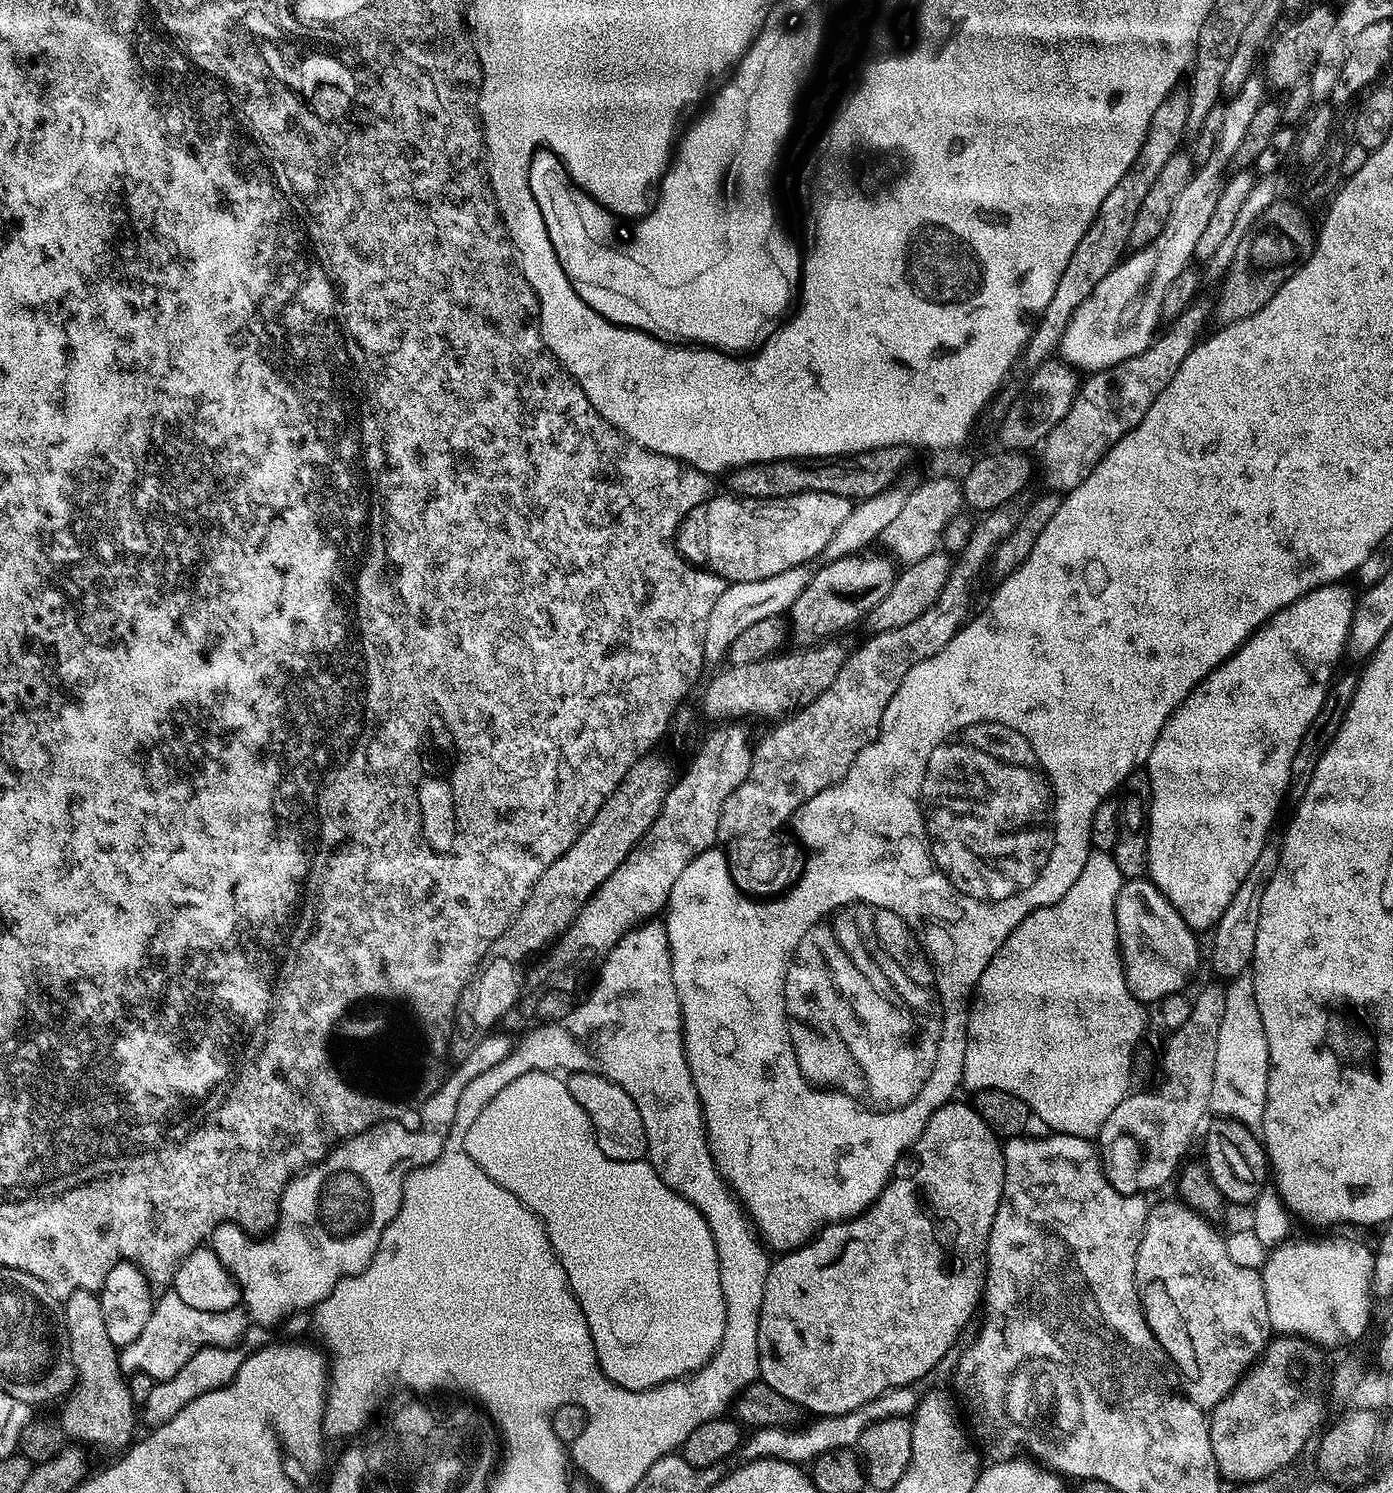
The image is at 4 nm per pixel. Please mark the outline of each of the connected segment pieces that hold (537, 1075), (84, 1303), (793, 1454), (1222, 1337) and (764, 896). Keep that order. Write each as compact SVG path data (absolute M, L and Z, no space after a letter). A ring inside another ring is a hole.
M540 1067L540 1068L528 1068L528 1069L525 1069L525 1070L524 1070L524 1072L522 1072L522 1074L518 1074L518 1076L513 1076L513 1077L512 1077L512 1080L508 1080L508 1083L506 1083L506 1084L502 1084L502 1085L501 1085L501 1087L500 1087L500 1088L499 1088L499 1089L497 1089L497 1091L496 1091L496 1092L495 1092L495 1093L493 1093L493 1095L492 1095L492 1097L489 1097L489 1099L488 1099L488 1101L485 1101L485 1103L484 1103L484 1107L483 1107L483 1108L480 1108L480 1112L477 1112L477 1113L476 1113L476 1116L475 1116L475 1120L472 1120L472 1124L469 1124L469 1126L468 1126L468 1129L467 1129L467 1132L464 1132L464 1138L463 1138L463 1139L462 1139L462 1141L461 1141L461 1144L460 1144L460 1147L461 1147L461 1151L462 1151L462 1152L464 1152L464 1155L466 1155L466 1157L468 1157L468 1160L471 1160L471 1162L472 1162L472 1165L473 1165L473 1167L475 1167L475 1168L477 1168L477 1171L480 1171L480 1172L481 1172L481 1176L485 1176L485 1179L488 1179L488 1180L491 1180L491 1182L492 1182L492 1184L495 1184L495 1185L496 1185L496 1188L500 1188L500 1191L502 1191L502 1192L505 1192L505 1190L507 1190L507 1189L508 1189L508 1188L509 1188L509 1185L508 1185L508 1184L507 1184L507 1183L505 1183L505 1181L504 1181L504 1180L503 1180L503 1179L502 1179L502 1176L501 1176L501 1175L500 1175L500 1168L499 1168L499 1166L498 1166L498 1165L496 1165L496 1164L492 1164L492 1160L528 1160L528 1196L527 1196L527 1195L526 1195L526 1198L525 1198L525 1197L524 1197L524 1196L523 1196L523 1195L521 1195L521 1193L520 1193L520 1192L519 1192L519 1191L516 1191L516 1190L512 1190L512 1198L513 1198L513 1199L514 1199L514 1200L516 1200L516 1202L517 1202L517 1204L520 1204L520 1207L521 1207L521 1208L524 1208L524 1211L526 1211L526 1212L528 1212L528 1214L529 1214L529 1216L532 1216L532 1218L533 1218L533 1220L546 1220L546 1240L547 1240L547 1241L548 1241L548 1222L550 1222L550 1242L552 1242L552 1246L554 1246L554 1248L556 1248L556 1252L558 1252L558 1256L560 1256L560 1260L562 1260L562 1266L564 1266L564 1268L566 1268L566 1270L568 1270L568 1272L570 1272L570 1278L572 1278L572 1282L574 1282L574 1286L577 1286L577 1287L576 1287L576 1290L578 1290L578 1292L576 1292L576 1294L572 1294L572 1300L574 1300L574 1302L577 1302L577 1301L578 1301L578 1300L579 1300L579 1299L580 1299L580 1300L582 1300L582 1302L581 1302L581 1306L580 1306L580 1307L579 1307L579 1309L580 1309L580 1312L586 1312L586 1321L588 1321L588 1320L600 1320L600 1328L616 1328L616 1344L644 1344L644 1384L652 1384L652 1383L654 1383L654 1381L656 1381L656 1380L662 1380L662 1379L663 1379L663 1378L664 1378L664 1377L665 1377L665 1376L668 1376L668 1375L669 1375L669 1374L675 1374L675 1373L677 1373L677 1372L681 1372L681 1371L682 1371L682 1370L683 1370L683 1369L684 1369L684 1368L693 1368L693 1366L695 1366L695 1365L696 1365L696 1364L700 1364L700 1360L704 1360L704 1356L708 1356L708 1352L709 1352L709 1351L710 1351L710 1350L712 1350L712 1357L713 1357L713 1358L715 1358L715 1357L716 1357L716 1354L717 1354L717 1350L716 1350L716 1348L717 1348L717 1347L719 1347L719 1345L720 1345L720 1340L722 1340L722 1339L724 1339L724 1338L725 1338L725 1336L726 1336L726 1335L727 1335L727 1332L725 1332L725 1329L726 1329L726 1325L727 1325L727 1321L726 1321L726 1318L725 1318L725 1295L724 1295L724 1293L723 1293L723 1268L722 1268L722 1267L721 1267L721 1265L720 1265L720 1259L721 1259L721 1257L720 1257L720 1250L719 1250L719 1245L718 1245L718 1244L717 1244L717 1240L716 1240L716 1236L715 1236L715 1233L714 1233L714 1231L713 1231L713 1229L712 1229L712 1225L711 1225L711 1224L709 1224L709 1221L708 1221L708 1216L705 1216L705 1214L704 1214L704 1210L703 1210L703 1208L700 1208L700 1205L699 1205L699 1204L696 1204L696 1201L694 1201L694 1200L689 1200L689 1199L688 1199L688 1196L685 1196L685 1195L684 1195L684 1194L683 1194L683 1192L680 1192L680 1190L679 1190L679 1188L674 1188L674 1187L673 1187L673 1186L672 1186L672 1184L670 1184L670 1183L668 1183L668 1180L665 1180L665 1178L664 1178L664 1175L663 1175L663 1172L660 1172L660 1169L659 1169L659 1168L658 1168L658 1167L657 1167L657 1166L656 1166L656 1162L655 1162L655 1161L654 1161L654 1160L653 1160L653 1159L652 1159L652 1156L638 1156L638 1158L614 1158L614 1156L610 1156L610 1162L616 1162L616 1164L610 1164L610 1168L612 1168L612 1172L616 1172L616 1174L612 1174L612 1178L616 1178L616 1180L614 1180L614 1184L610 1184L610 1186L606 1186L606 1190L608 1190L608 1192L610 1192L610 1196L604 1196L604 1186L602 1186L602 1188L600 1188L600 1186L598 1186L598 1188L596 1188L596 1186L594 1186L594 1188L592 1188L592 1186L586 1186L586 1180L582 1180L582 1184L580 1184L580 1186L578 1186L578 1188L576 1188L576 1184L574 1184L574 1186L572 1186L572 1182L570 1182L570 1172L568 1172L568 1148L570 1148L570 1146L572 1146L572 1144L574 1144L574 1142L580 1142L580 1144L584 1144L584 1146L586 1146L586 1144L588 1144L588 1142L586 1142L586 1140L590 1140L590 1144L592 1144L592 1136L589 1136L589 1130L588 1130L588 1122L587 1122L587 1121L586 1121L586 1120L585 1120L585 1119L584 1119L584 1114L582 1114L582 1112L580 1112L580 1108L578 1108L578 1106L576 1106L576 1104L574 1104L574 1098L572 1098L572 1096L570 1096L570 1094L568 1094L568 1090L566 1090L566 1088L564 1088L564 1086L562 1086L562 1076L554 1076L554 1074L552 1074L552 1068L541 1068L541 1067ZM600 1284L620 1284L620 1296L619 1296L619 1294L618 1294L618 1293L616 1293L616 1292L611 1292L611 1290L610 1290L610 1289L608 1289L608 1288L603 1288L603 1286L602 1286L602 1285L600 1285Z
M78 1290L70 1294L67 1300L63 1301L64 1324L68 1327L68 1340L66 1347L72 1353L72 1364L76 1368L77 1383L73 1384L72 1391L68 1393L63 1401L64 1409L58 1413L60 1425L64 1428L64 1435L69 1441L79 1442L81 1445L105 1444L108 1448L125 1449L134 1438L132 1431L135 1430L138 1412L134 1407L134 1401L125 1373L120 1366L120 1354L114 1342L110 1342L110 1334L106 1334L106 1322L102 1314L100 1297L96 1292Z
M892 1387L878 1398L871 1399L853 1412L842 1415L823 1416L815 1419L809 1430L803 1428L760 1428L755 1429L751 1438L745 1441L742 1448L745 1459L778 1459L788 1463L806 1464L816 1459L830 1449L855 1447L865 1432L866 1426L874 1421L885 1420L888 1417L909 1417L915 1412L918 1394L913 1387Z
M1179 1199L1164 1200L1161 1204L1153 1203L1148 1210L1146 1226L1138 1246L1136 1255L1136 1288L1140 1291L1140 1305L1144 1308L1144 1317L1150 1326L1150 1330L1155 1334L1156 1340L1164 1348L1168 1359L1172 1361L1177 1373L1188 1380L1194 1380L1193 1384L1184 1384L1182 1391L1189 1400L1193 1400L1202 1410L1215 1408L1222 1398L1226 1398L1240 1384L1245 1373L1260 1359L1266 1345L1269 1343L1270 1325L1268 1322L1268 1311L1266 1310L1266 1294L1264 1293L1264 1278L1259 1271L1247 1268L1244 1264L1239 1264L1234 1257L1228 1253L1228 1248L1224 1245L1224 1240L1215 1232L1213 1225L1205 1220L1201 1213L1181 1202Z
M748 834L730 838L723 841L722 844L722 851L729 867L729 884L732 884L732 888L736 889L737 894L747 897L750 902L758 904L778 902L785 896L795 892L797 886L802 883L807 875L808 863L812 863L816 851L818 851L815 846L791 848L772 842L769 843L770 846L767 852L765 844L767 844L765 841L755 840L755 837ZM740 860L744 864L752 864L755 860L760 864L764 864L769 860L772 865L769 866L768 872L759 872L756 868L740 868Z

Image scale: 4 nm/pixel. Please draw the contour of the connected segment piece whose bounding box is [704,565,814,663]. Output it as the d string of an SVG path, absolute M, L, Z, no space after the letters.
M800 565L790 567L782 574L776 574L771 578L759 579L757 582L729 583L723 587L719 597L712 601L710 618L705 624L705 659L709 663L722 660L734 639L738 638L748 626L762 622L765 618L787 613L801 597L803 590L806 590L813 575L813 569L809 565Z

